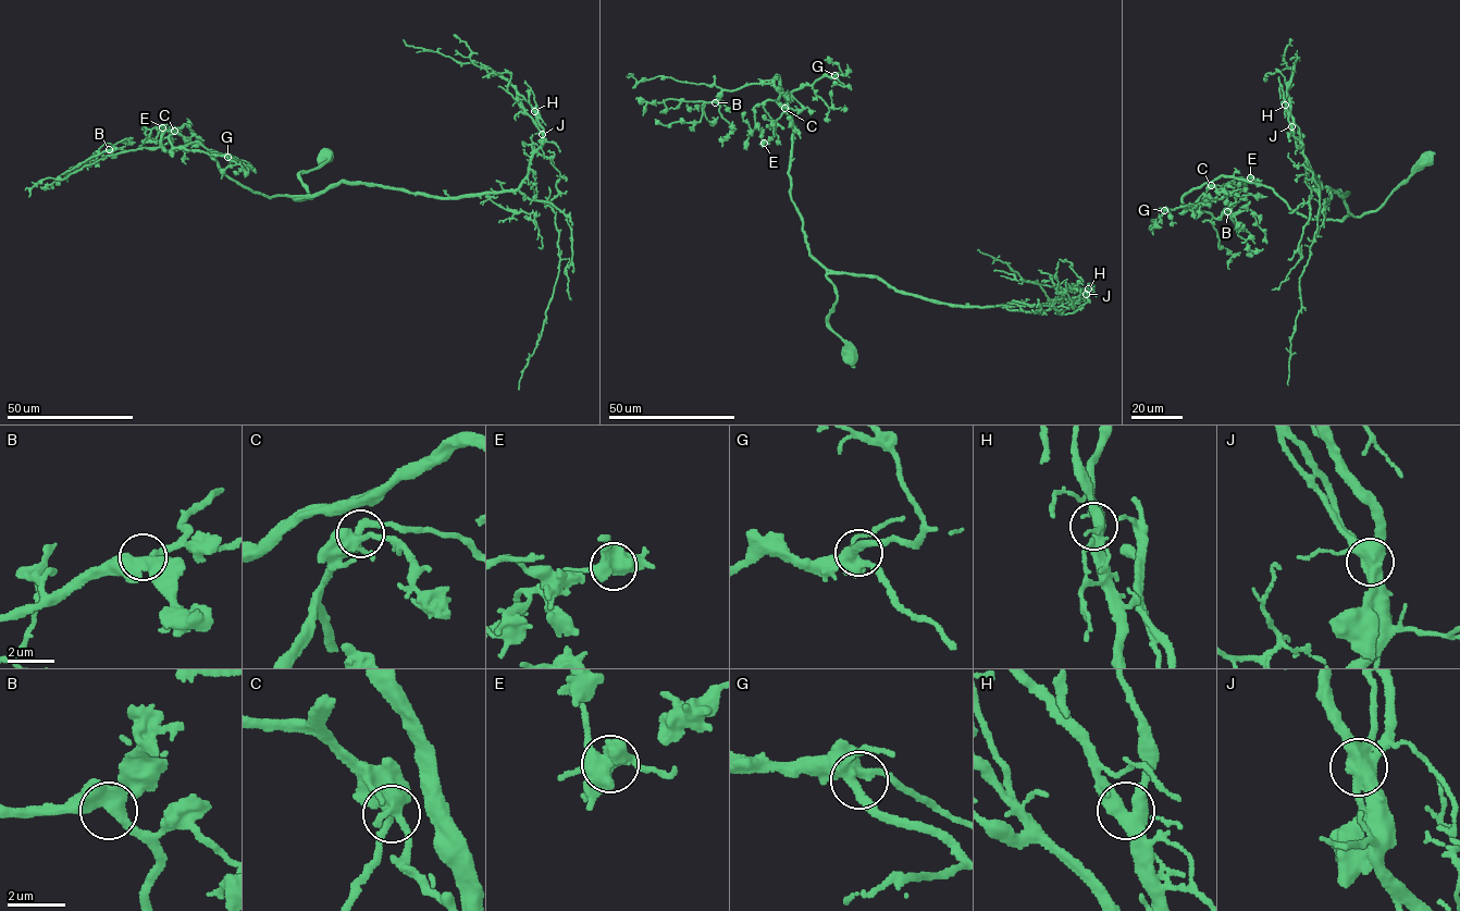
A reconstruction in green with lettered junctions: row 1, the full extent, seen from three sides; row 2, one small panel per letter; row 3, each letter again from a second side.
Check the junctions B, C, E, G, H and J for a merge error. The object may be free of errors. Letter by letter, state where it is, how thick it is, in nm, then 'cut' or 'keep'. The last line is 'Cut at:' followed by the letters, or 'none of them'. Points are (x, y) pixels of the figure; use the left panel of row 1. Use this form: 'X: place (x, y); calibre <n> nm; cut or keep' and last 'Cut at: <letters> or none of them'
B: place (109, 149); calibre 440 nm; keep
C: place (174, 131); calibre 480 nm; keep
E: place (162, 127); calibre 550 nm; keep
G: place (227, 157); calibre 360 nm; keep
H: place (534, 111); calibre 460 nm; keep
J: place (542, 134); calibre 550 nm; cut
Cut at: J

